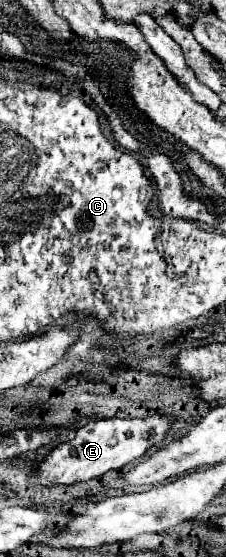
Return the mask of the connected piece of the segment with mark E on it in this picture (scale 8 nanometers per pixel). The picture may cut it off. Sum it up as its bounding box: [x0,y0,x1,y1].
[37,414,173,486]

